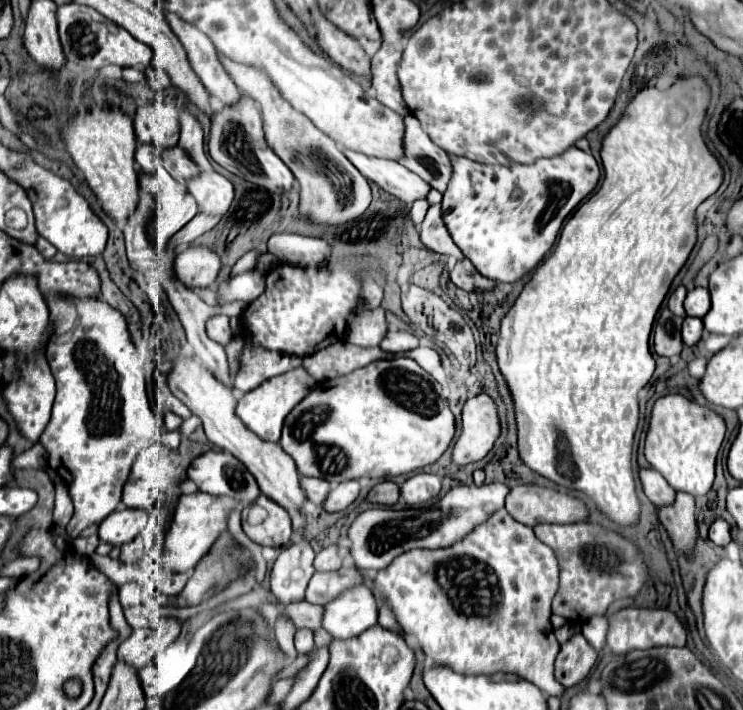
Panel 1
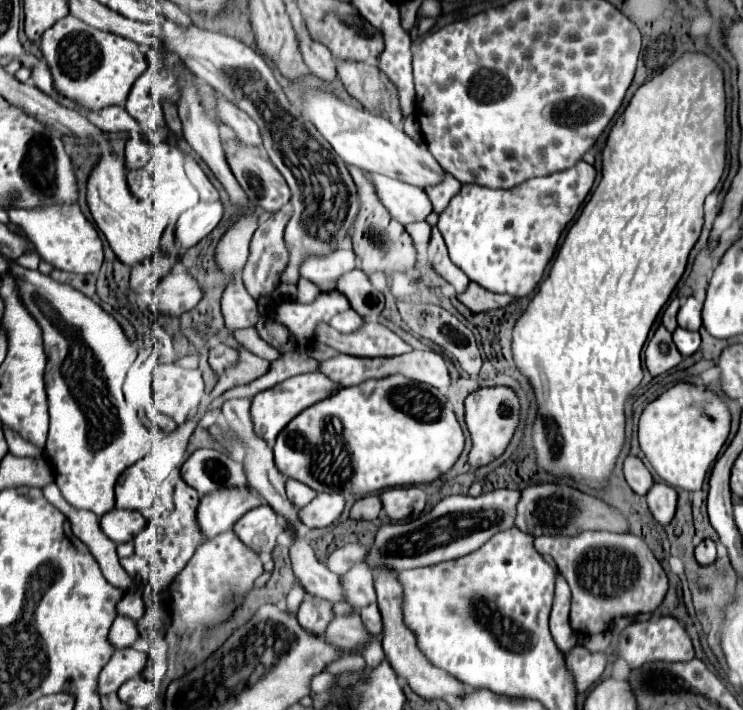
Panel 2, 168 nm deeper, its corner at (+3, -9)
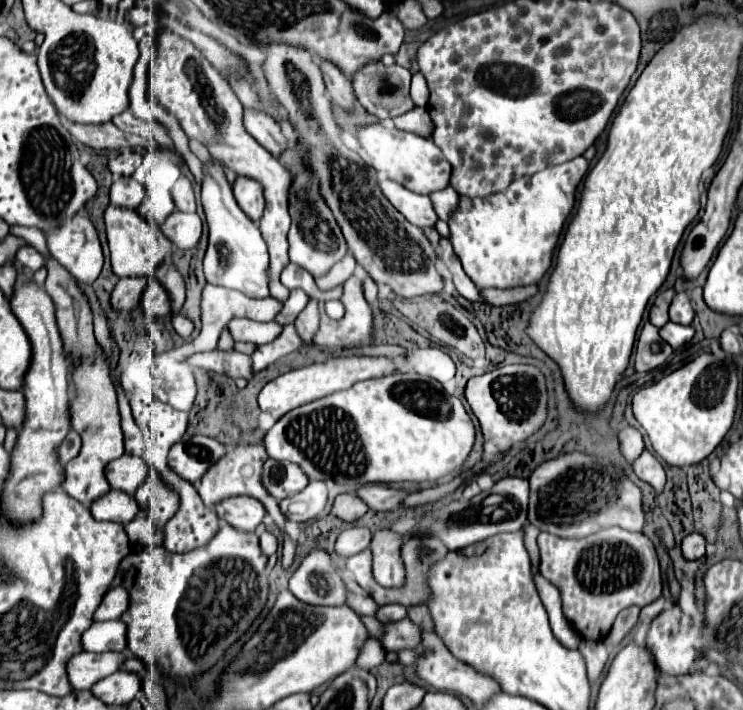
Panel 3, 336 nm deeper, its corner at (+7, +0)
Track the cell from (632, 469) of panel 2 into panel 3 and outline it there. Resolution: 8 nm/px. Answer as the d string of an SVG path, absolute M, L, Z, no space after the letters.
M626 425L620 433L618 433L618 439L620 439L620 447L622 447L622 455L626 457L626 461L634 461L642 449L644 449L644 439L640 435L638 429L634 429L632 425Z

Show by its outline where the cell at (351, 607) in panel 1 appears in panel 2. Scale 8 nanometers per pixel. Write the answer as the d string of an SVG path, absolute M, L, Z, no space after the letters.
M368 604L364 608L358 610L360 618L362 618L362 624L364 628L372 634L372 636L378 636L382 632L382 618L380 618L380 612L378 612L378 606L376 604Z

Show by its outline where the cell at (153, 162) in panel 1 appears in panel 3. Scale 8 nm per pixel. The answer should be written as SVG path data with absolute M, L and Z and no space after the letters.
M120 177L112 183L110 203L116 207L124 207L124 209L138 209L144 195L146 195L146 191L136 179Z

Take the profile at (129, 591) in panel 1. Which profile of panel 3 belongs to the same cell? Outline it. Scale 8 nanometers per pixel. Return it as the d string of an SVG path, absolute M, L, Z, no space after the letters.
M102 621L92 623L88 631L80 637L82 649L92 653L106 653L114 651L120 653L126 649L126 625L122 621Z

